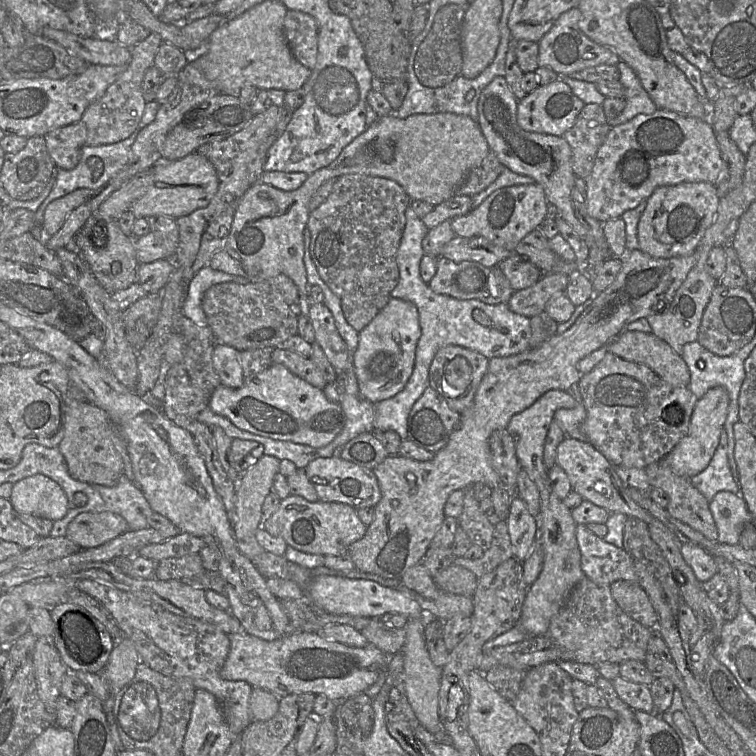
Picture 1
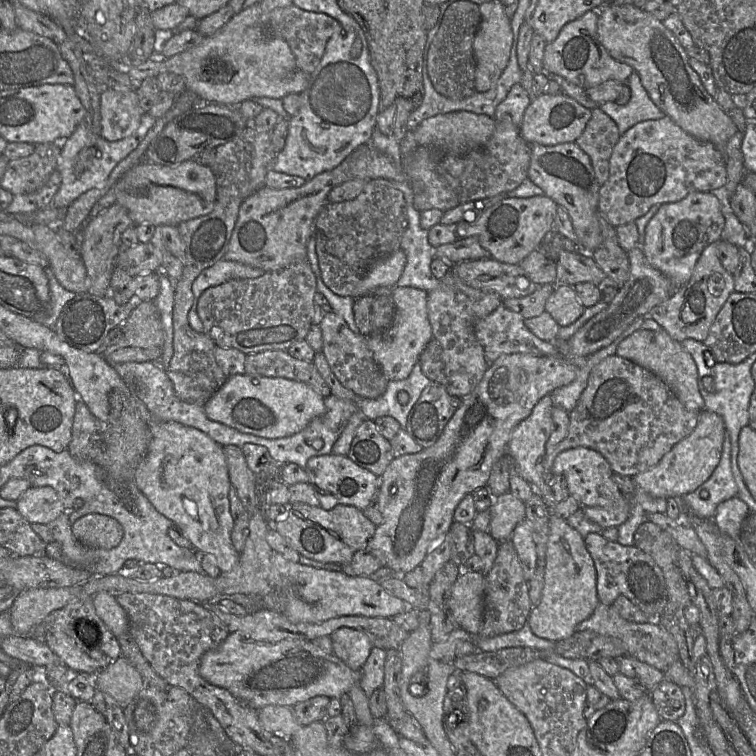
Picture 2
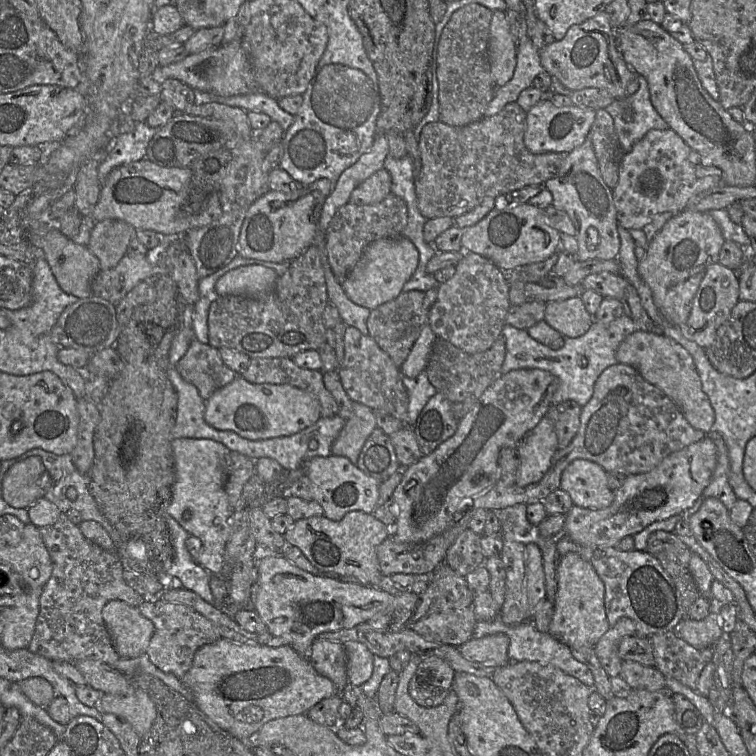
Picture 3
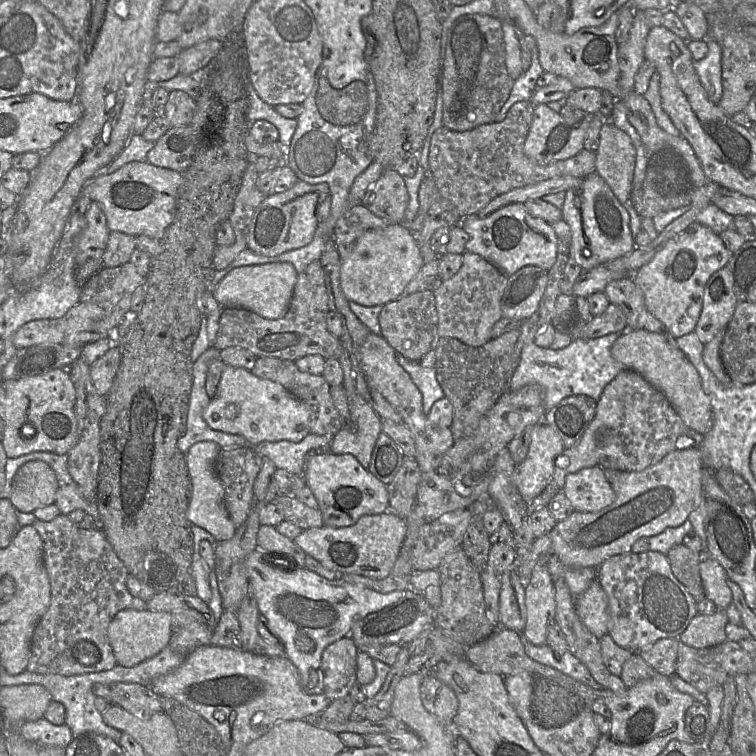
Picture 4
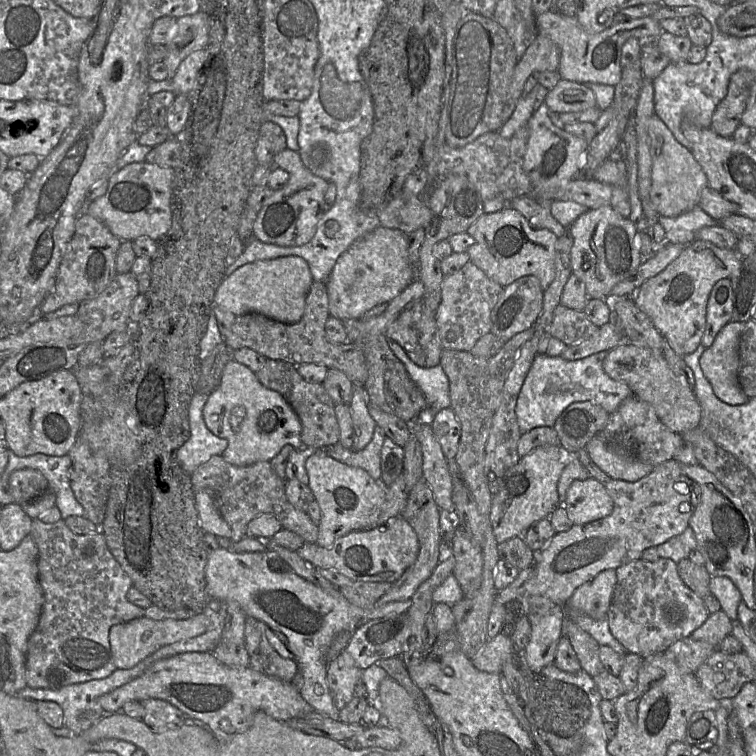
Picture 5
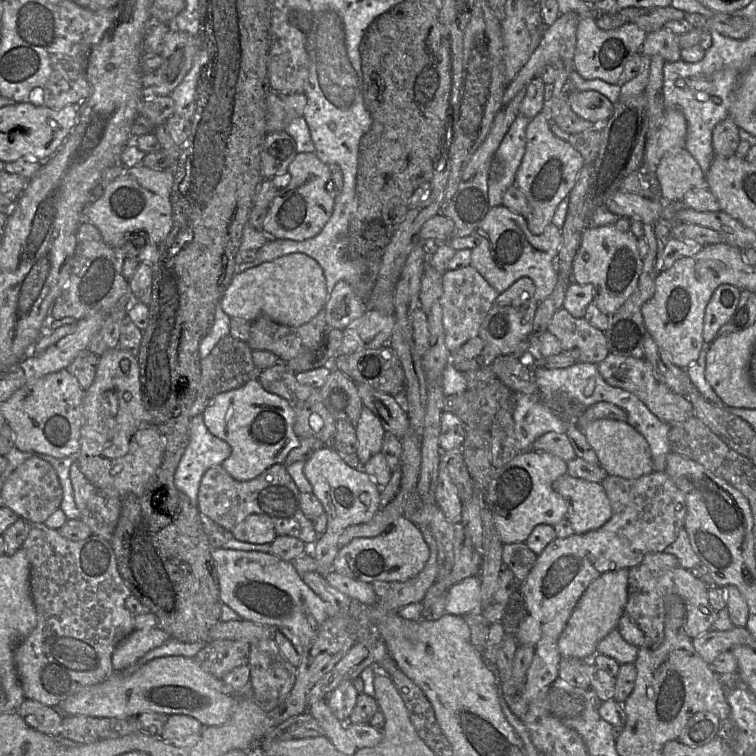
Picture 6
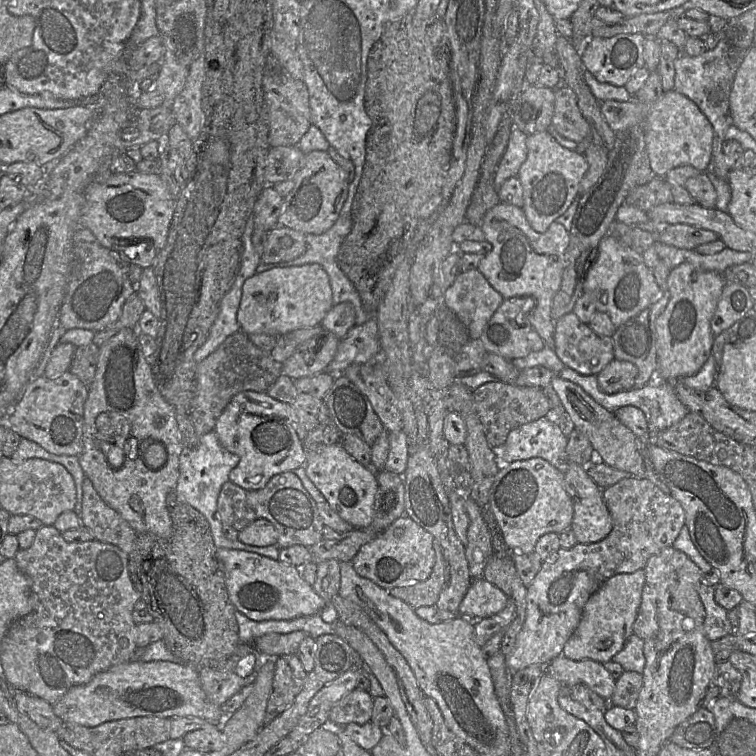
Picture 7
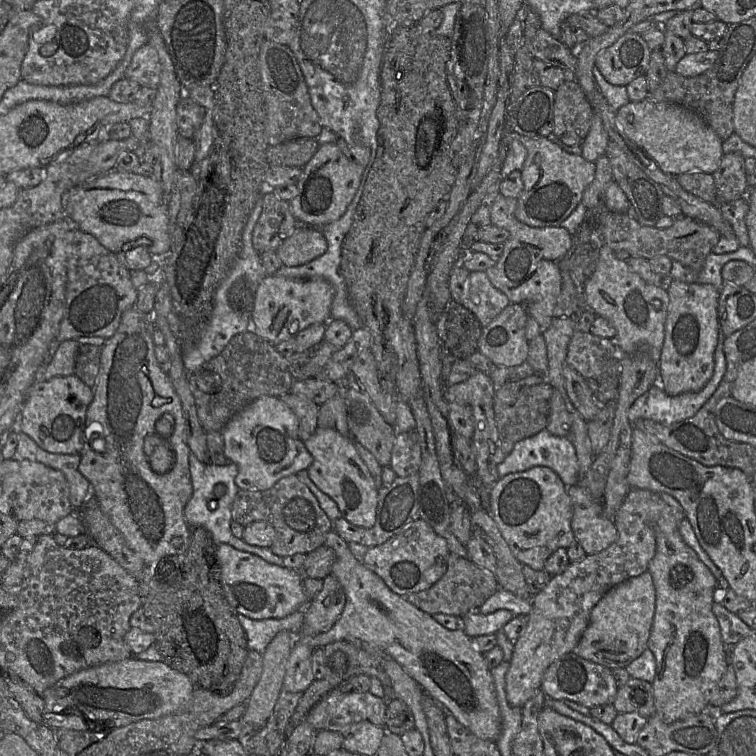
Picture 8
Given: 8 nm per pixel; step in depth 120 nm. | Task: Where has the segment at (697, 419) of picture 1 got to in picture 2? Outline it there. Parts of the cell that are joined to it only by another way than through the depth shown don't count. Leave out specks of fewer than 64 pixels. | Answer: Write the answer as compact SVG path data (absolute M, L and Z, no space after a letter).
M706 409L699 412L695 429L667 452L654 467L632 476L635 490L657 498L683 497L702 485L719 464L725 425L722 417Z

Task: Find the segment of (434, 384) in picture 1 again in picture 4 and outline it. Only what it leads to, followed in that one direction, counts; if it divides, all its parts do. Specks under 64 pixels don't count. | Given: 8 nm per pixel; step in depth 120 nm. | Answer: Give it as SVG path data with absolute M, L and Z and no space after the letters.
M464 252L459 271L434 291L440 338L454 338L472 347L489 342L494 324L502 318L501 298L507 281L508 276L482 256Z

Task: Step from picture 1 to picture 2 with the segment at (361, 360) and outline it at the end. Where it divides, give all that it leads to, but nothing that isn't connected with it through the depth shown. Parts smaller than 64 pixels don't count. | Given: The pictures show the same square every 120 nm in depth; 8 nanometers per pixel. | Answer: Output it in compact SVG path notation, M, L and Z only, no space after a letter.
M393 287L391 297L395 304L392 325L384 332L365 336L373 357L385 377L391 380L405 380L411 374L427 344L433 339L428 316L428 292L412 287Z

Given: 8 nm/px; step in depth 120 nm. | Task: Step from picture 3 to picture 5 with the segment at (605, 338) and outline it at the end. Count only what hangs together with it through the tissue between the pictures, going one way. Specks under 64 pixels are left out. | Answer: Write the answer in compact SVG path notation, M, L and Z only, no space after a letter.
M600 351L573 361L561 356L537 354L517 400L516 416L521 432L540 426L553 427L559 415L574 402L592 401L611 414L626 398L634 395L626 383L612 379L604 371L603 361L607 353Z

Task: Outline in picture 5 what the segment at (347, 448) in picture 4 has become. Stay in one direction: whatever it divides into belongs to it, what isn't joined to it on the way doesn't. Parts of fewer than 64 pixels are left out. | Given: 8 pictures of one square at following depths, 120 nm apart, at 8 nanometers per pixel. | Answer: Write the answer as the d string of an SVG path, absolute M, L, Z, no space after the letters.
M378 426L375 427L369 444L360 451L349 450L343 461L345 464L365 470L373 479L380 481L380 451L385 434Z

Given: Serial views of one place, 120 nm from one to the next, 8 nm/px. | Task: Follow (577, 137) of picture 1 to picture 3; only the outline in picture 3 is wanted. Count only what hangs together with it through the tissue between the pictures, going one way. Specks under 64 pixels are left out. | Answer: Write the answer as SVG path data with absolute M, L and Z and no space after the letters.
M595 110L595 120L587 139L592 143L601 176L606 185L614 189L618 182L622 148L612 116L605 110Z

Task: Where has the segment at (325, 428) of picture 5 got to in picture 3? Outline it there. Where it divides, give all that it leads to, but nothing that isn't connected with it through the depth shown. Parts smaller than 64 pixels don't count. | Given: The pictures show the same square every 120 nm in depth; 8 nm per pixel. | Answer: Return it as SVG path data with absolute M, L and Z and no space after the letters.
M252 358L248 368L240 374L244 379L252 384L288 384L311 393L320 404L321 417L332 417L338 414L338 407L330 392L325 388L323 382L323 372L320 370L310 370L298 367L291 358Z

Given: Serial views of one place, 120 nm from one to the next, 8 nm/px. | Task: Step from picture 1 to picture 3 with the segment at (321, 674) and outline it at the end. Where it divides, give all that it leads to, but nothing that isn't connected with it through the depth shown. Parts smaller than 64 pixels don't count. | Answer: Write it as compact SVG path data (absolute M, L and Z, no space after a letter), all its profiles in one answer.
M221 638L202 646L195 654L191 669L181 680L190 690L197 708L233 737L250 742L252 737L270 720L307 711L325 698L339 694L336 685L320 675L311 661L290 645L271 647L242 643Z

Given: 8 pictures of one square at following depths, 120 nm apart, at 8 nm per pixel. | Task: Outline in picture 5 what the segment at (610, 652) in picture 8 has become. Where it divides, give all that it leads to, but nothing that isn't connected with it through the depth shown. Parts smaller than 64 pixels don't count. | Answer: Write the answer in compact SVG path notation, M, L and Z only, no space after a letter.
M616 569L601 571L575 590L567 602L568 608L594 619L607 618L616 582Z

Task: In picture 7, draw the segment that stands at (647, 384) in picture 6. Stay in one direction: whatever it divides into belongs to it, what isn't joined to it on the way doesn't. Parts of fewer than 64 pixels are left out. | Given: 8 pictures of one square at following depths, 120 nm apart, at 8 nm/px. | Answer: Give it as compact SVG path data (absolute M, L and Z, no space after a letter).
M614 358L597 378L602 391L614 394L634 388L637 374L638 369L633 363Z

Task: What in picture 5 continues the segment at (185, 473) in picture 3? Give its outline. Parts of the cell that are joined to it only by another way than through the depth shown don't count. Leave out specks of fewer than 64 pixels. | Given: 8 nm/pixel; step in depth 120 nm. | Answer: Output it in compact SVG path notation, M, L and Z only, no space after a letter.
M200 490L195 491L194 500L203 531L231 540L231 528L220 515L214 497L208 491Z

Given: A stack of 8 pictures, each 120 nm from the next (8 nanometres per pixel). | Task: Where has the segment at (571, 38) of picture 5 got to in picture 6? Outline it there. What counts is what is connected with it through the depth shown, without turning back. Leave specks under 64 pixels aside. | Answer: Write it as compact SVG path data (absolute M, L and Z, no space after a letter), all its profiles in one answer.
M594 15L580 16L576 32L576 47L573 55L573 68L584 79L601 79L610 84L617 84L624 66L635 53L641 53L641 47L647 33L633 22L603 30L594 21Z

